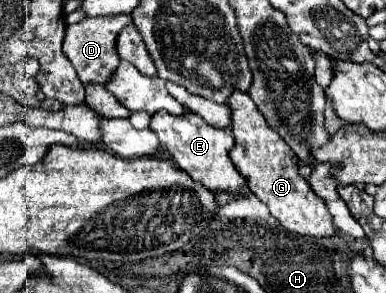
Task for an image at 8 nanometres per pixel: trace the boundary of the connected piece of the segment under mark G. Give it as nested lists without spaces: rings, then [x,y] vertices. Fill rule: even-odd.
[[[233,91],[231,99],[227,99],[233,121],[231,131],[235,137],[235,145],[229,151],[229,157],[237,171],[247,179],[247,187],[253,195],[257,195],[271,211],[271,215],[291,233],[311,235],[311,237],[331,237],[337,233],[331,223],[331,215],[325,209],[325,201],[315,195],[307,179],[301,175],[297,155],[289,149],[289,145],[269,127],[253,99],[243,91]]]

